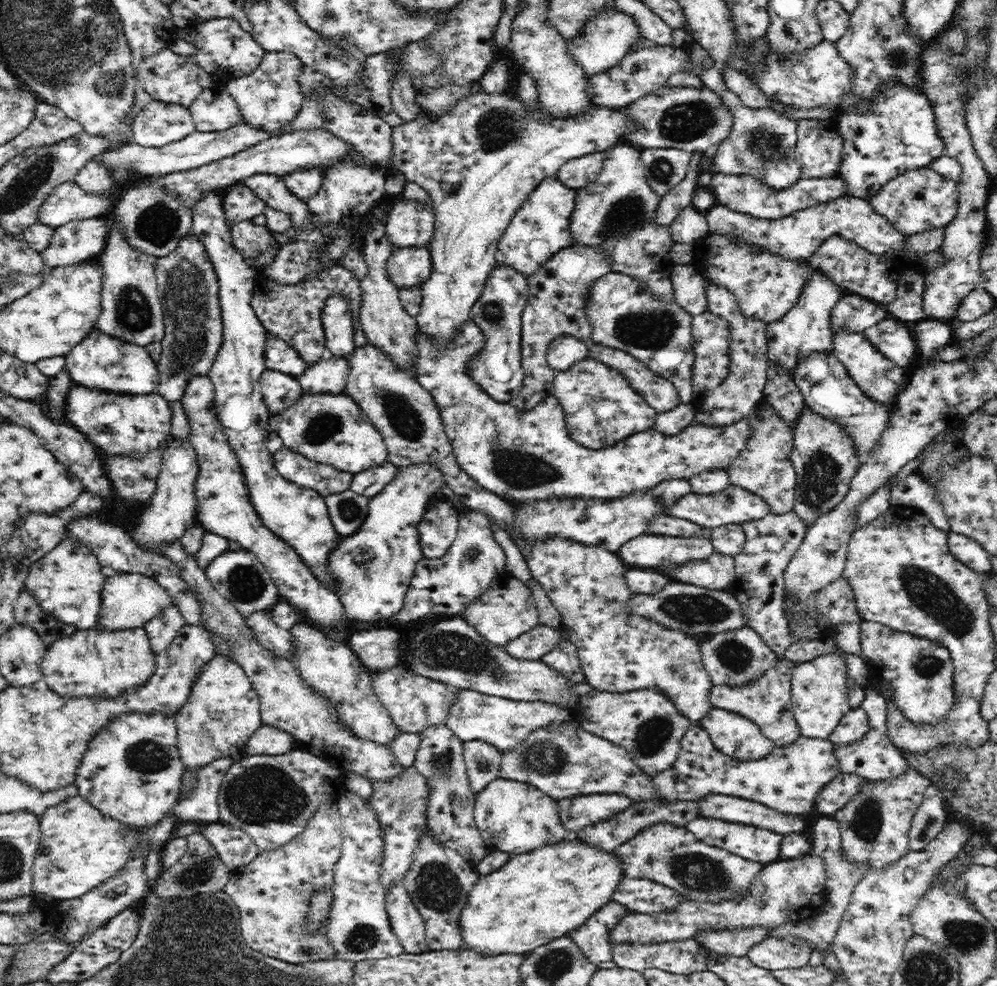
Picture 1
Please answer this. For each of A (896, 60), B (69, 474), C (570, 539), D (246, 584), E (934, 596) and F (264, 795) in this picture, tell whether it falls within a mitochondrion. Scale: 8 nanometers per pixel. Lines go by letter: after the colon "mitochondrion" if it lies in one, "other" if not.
A: mitochondrion
B: other
C: other
D: mitochondrion
E: mitochondrion
F: mitochondrion

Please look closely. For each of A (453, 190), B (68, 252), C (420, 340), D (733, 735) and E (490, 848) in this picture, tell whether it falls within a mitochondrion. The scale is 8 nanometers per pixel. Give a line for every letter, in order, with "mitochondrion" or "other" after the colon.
A: other
B: other
C: other
D: other
E: other

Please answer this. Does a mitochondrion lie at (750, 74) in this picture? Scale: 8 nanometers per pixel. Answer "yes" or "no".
no

